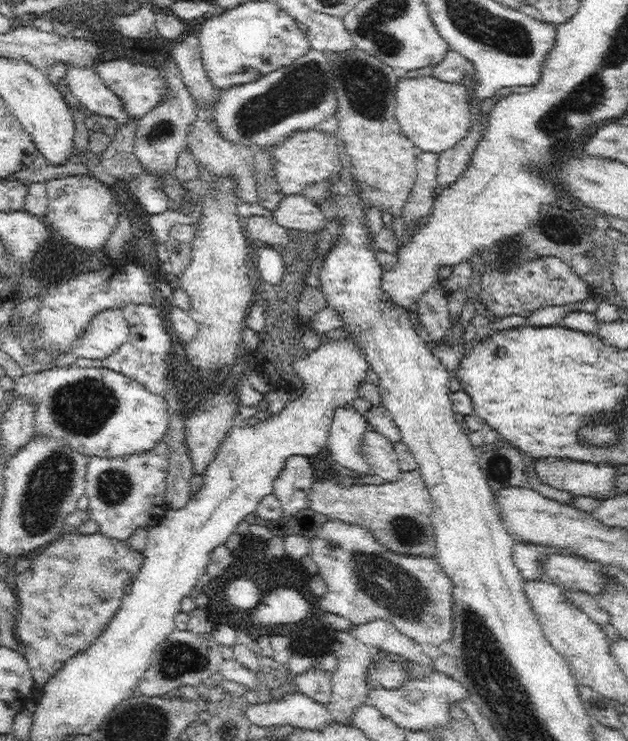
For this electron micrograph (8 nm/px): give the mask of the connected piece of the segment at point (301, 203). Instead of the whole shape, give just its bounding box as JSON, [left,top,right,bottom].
[275,194,330,234]

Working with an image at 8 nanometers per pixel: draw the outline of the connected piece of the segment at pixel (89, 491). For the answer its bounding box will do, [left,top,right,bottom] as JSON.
[85,439,172,540]

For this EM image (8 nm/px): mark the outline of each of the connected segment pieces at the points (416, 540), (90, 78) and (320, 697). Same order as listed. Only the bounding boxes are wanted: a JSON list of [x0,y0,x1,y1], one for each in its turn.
[[311,469,437,558],[66,67,138,126],[294,666,331,706]]

